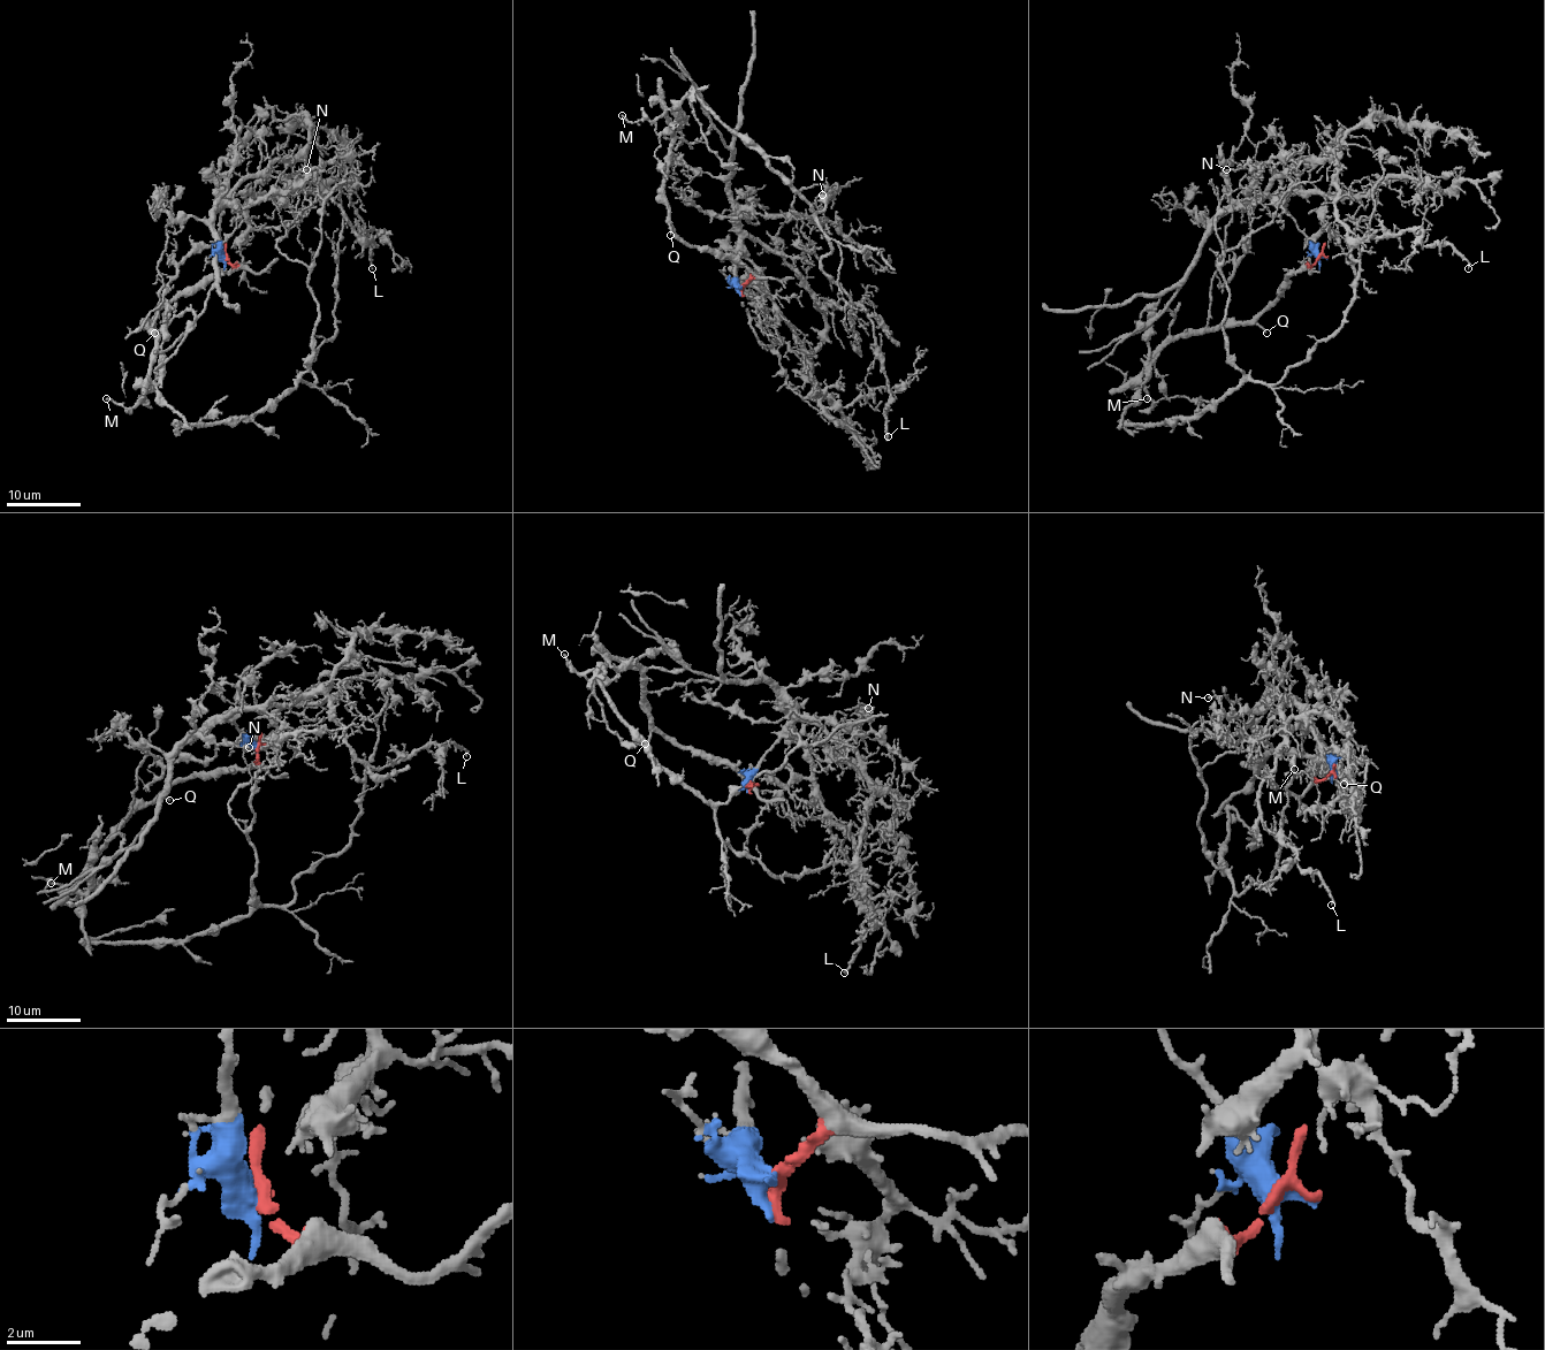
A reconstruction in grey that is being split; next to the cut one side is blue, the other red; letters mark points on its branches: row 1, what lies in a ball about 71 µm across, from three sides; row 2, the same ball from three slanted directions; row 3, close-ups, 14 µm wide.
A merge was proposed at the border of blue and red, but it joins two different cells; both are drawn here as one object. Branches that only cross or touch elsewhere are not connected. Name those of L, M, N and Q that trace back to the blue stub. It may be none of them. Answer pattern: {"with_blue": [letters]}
{"with_blue": ["L", "N"]}

